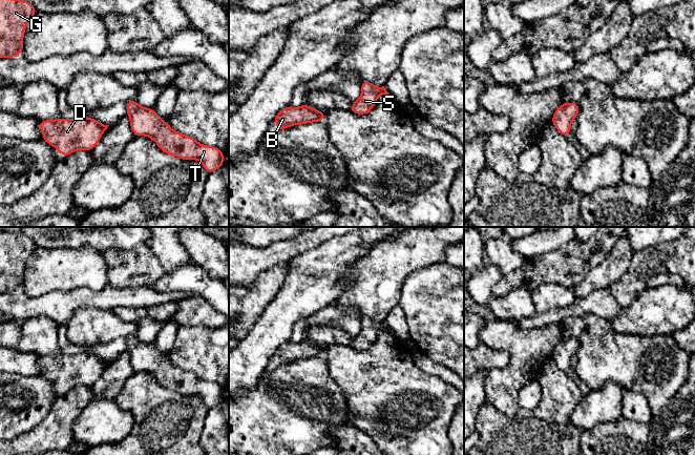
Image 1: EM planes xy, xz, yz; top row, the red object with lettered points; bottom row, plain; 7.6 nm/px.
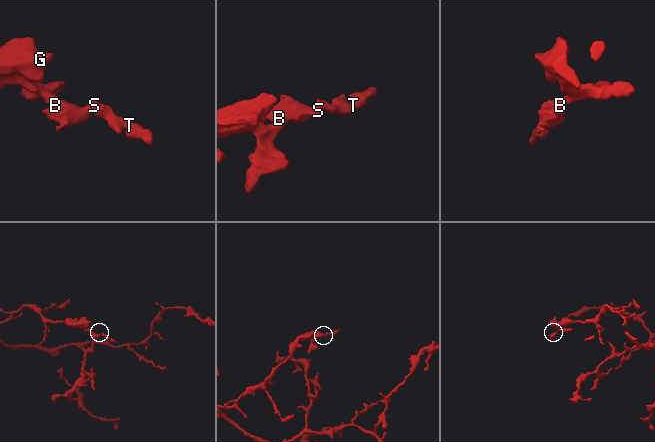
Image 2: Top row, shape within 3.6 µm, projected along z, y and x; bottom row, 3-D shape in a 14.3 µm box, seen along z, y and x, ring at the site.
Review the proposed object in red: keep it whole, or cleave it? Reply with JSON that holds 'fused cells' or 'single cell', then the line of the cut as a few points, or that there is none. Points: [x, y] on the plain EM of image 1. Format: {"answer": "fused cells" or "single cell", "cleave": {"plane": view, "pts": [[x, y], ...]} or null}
{"answer": "single cell", "cleave": null}

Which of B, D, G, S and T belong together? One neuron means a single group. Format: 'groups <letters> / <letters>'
groups B D G S T

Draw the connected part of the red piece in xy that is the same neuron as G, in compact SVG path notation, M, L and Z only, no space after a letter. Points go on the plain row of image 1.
M0 231L0 293L22 289L25 263L36 248L24 234Z

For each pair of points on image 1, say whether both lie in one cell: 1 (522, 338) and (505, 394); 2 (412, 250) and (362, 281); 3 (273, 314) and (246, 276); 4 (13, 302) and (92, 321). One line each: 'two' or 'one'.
1: one
2: one
3: two
4: two

